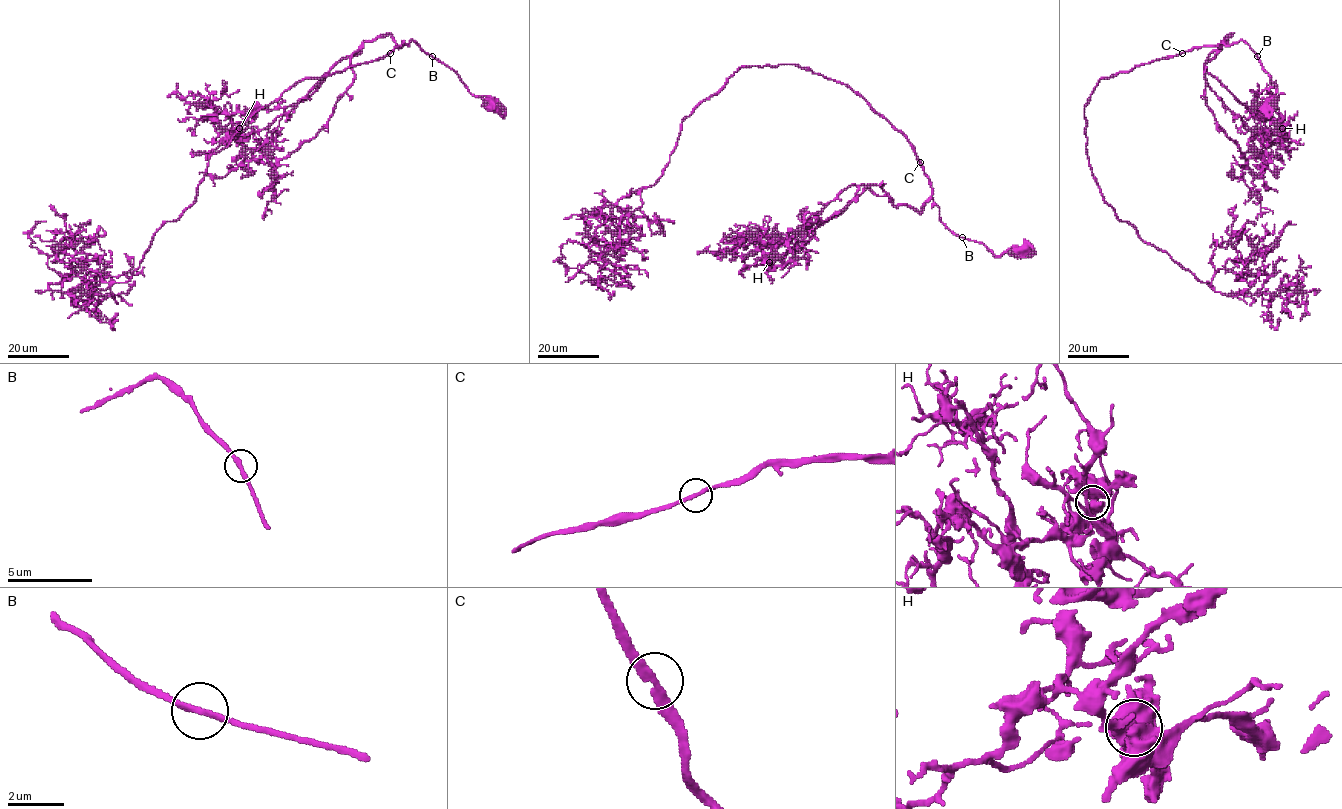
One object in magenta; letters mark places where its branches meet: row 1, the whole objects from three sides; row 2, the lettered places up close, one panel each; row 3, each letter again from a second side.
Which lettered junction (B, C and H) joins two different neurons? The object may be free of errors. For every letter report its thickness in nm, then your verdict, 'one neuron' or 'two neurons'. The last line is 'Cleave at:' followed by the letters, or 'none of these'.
B: 220 nm | one neuron
C: 260 nm | one neuron
H: 650 nm | one neuron
Cleave at: none of these

